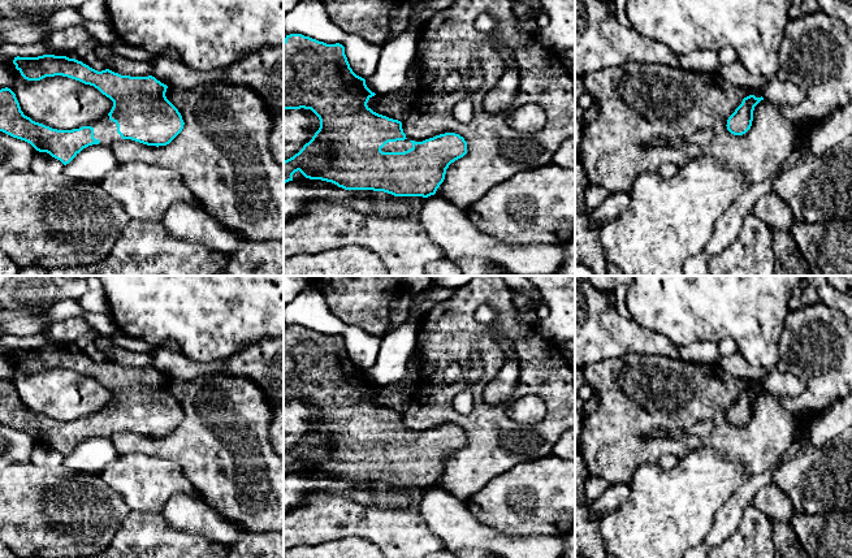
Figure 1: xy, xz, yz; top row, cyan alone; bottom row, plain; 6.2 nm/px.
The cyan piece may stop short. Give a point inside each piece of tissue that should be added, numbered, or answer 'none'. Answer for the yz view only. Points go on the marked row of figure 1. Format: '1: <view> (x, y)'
none

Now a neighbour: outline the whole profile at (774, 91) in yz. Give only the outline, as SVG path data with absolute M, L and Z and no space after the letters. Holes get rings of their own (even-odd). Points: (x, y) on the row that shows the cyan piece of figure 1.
M777 77L766 79L766 83L761 88L761 95L765 101L780 107L780 105L797 105L804 103L805 92L791 82L782 82Z

